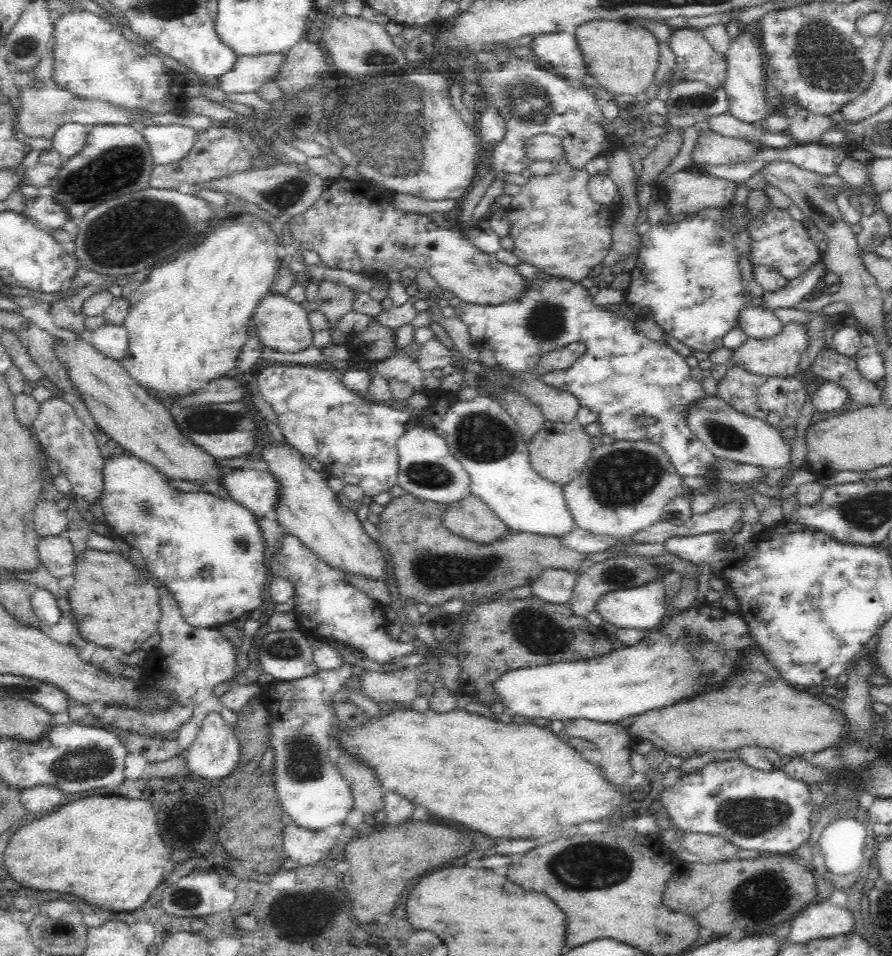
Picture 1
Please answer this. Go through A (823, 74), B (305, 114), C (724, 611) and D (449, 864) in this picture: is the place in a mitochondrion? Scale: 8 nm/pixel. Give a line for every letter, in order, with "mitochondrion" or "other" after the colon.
A: mitochondrion
B: mitochondrion
C: other
D: other

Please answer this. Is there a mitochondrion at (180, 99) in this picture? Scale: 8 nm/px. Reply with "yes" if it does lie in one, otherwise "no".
no

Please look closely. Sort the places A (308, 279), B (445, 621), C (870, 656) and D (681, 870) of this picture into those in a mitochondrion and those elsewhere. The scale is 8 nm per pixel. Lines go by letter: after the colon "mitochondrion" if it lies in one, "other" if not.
A: other
B: other
C: other
D: other

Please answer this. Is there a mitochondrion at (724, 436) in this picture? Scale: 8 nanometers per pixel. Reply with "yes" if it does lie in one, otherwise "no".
yes

